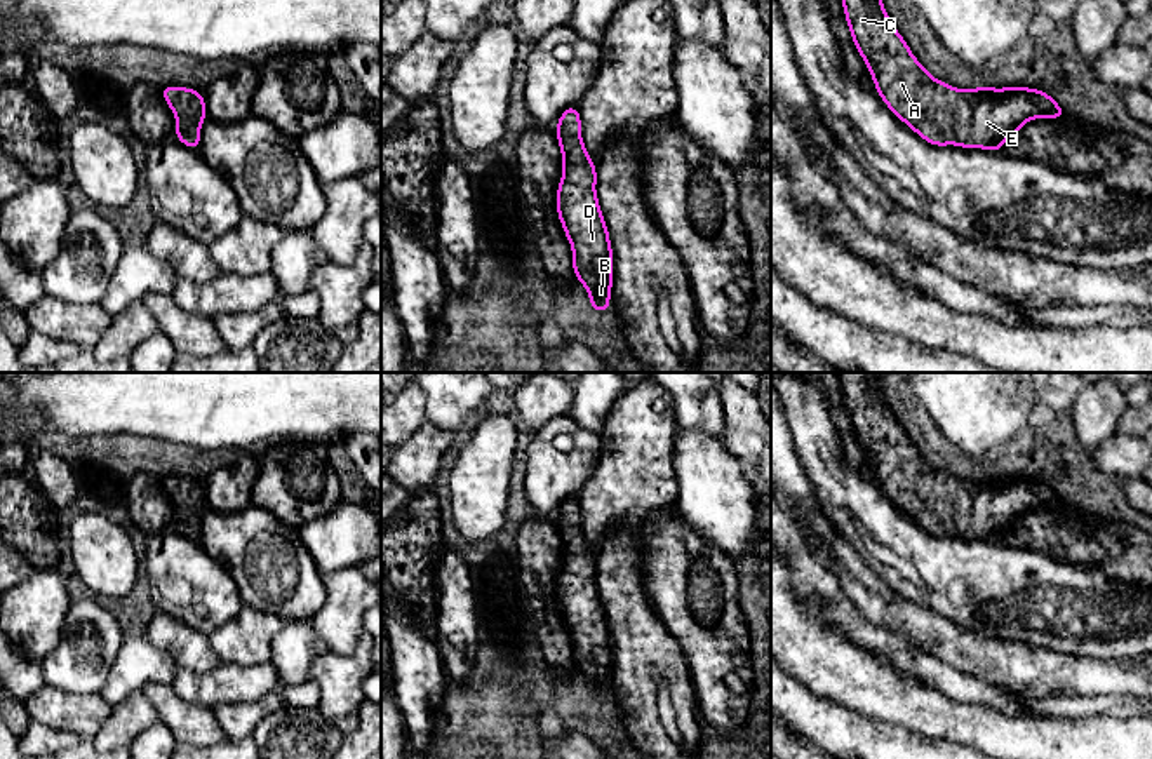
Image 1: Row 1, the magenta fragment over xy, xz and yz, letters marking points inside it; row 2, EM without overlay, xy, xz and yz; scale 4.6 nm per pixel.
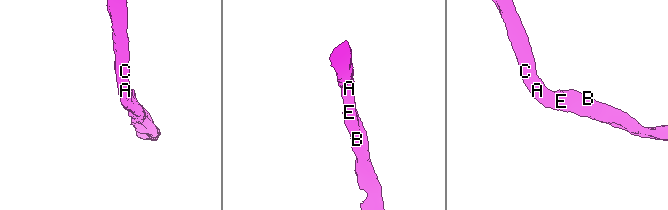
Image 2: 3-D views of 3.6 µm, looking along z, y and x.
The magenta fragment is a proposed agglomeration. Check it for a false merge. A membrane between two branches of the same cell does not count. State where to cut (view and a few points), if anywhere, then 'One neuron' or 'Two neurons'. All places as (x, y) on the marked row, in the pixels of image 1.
No split. One neuron

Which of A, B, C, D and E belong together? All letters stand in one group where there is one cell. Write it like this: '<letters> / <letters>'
A B C D E

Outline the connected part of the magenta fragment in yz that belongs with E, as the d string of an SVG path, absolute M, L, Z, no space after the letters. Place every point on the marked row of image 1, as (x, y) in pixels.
M842 0L842 7L877 94L933 146L1001 151L1025 122L1067 117L1044 91L1023 85L992 89L987 84L959 91L936 80L912 54L882 0Z

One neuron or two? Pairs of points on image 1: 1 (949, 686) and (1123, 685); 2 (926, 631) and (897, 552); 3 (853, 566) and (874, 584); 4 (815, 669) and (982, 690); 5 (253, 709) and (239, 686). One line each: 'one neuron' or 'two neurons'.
1: two neurons
2: two neurons
3: one neuron
4: two neurons
5: two neurons

